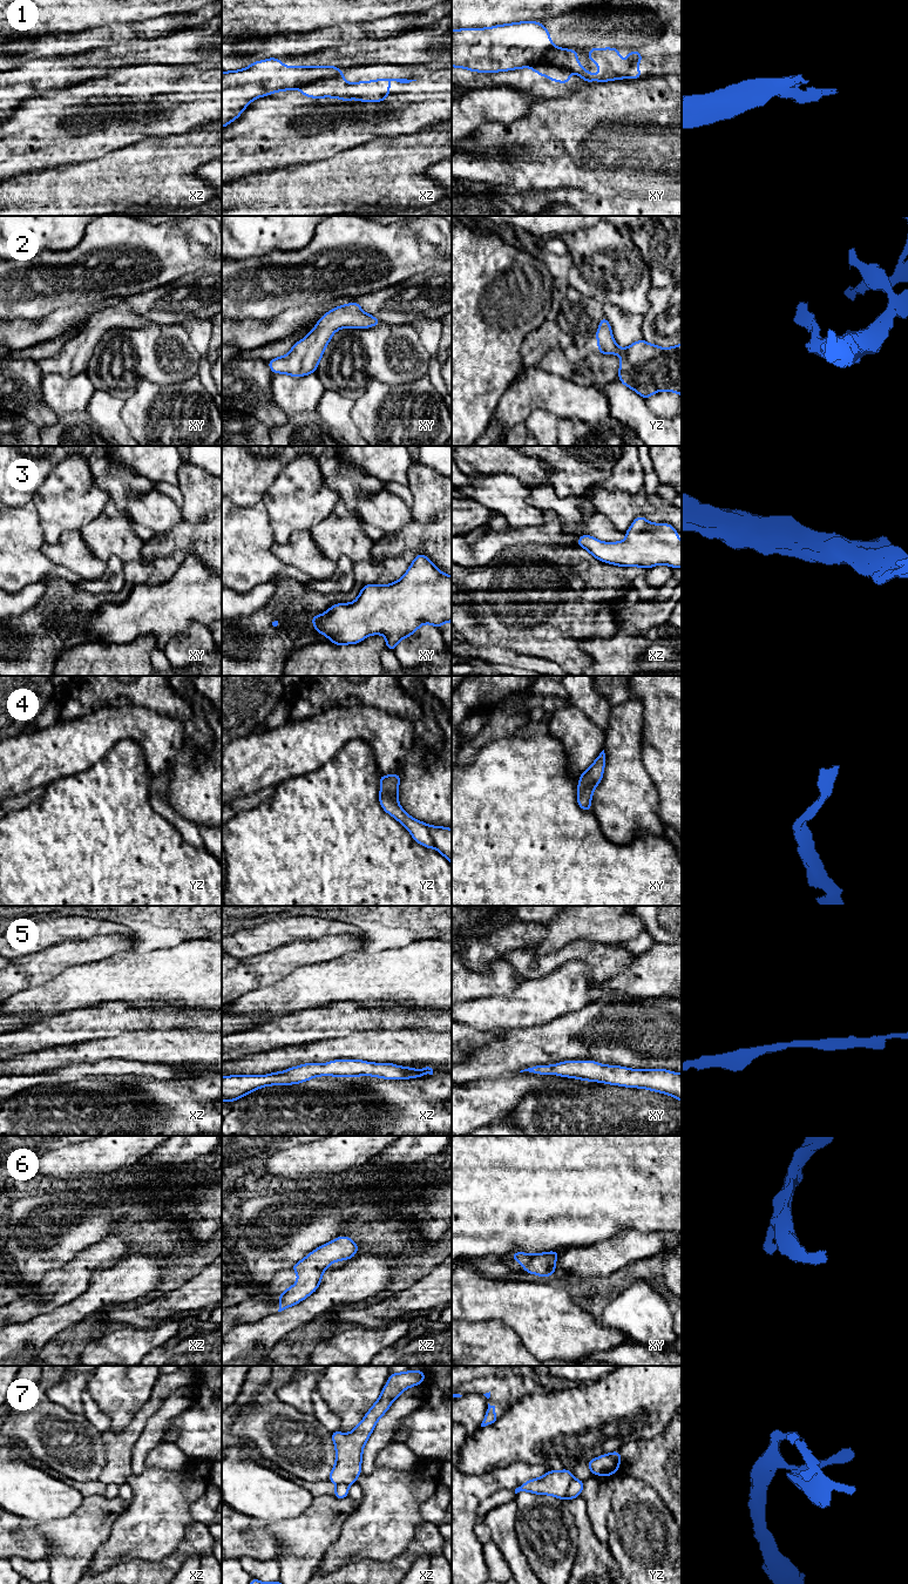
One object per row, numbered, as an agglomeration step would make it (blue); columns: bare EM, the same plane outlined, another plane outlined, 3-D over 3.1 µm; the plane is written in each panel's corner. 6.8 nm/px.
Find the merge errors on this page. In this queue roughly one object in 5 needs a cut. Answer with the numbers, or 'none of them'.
1, 7

